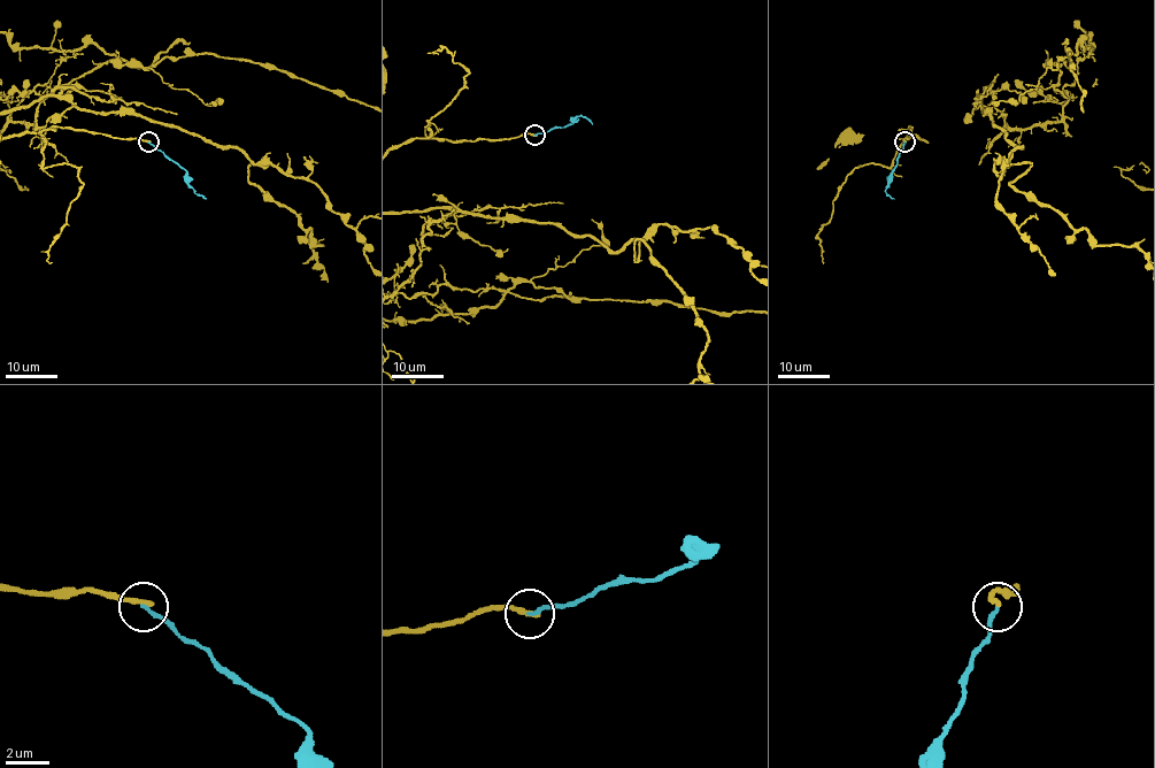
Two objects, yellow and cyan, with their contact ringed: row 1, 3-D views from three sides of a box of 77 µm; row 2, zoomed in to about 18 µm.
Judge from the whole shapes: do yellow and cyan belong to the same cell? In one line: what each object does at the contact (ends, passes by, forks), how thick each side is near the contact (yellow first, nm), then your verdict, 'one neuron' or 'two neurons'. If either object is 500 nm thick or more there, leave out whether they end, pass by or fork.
yellow ends there; cyan ends there; 240 nm thick on the yellow side, 170 nm on the other; two neurons

